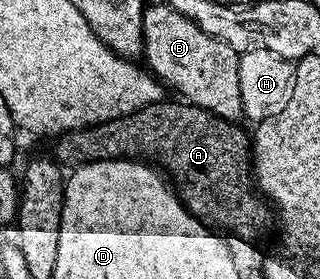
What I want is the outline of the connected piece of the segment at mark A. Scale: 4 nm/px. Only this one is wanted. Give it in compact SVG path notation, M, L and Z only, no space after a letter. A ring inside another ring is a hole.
M166 98L117 120L62 135L56 159L65 166L80 166L91 160L148 162L163 170L181 203L198 220L213 226L222 224L241 240L267 235L269 227L274 227L275 212L255 187L250 133L244 132L240 123L214 116L198 104L177 100Z

